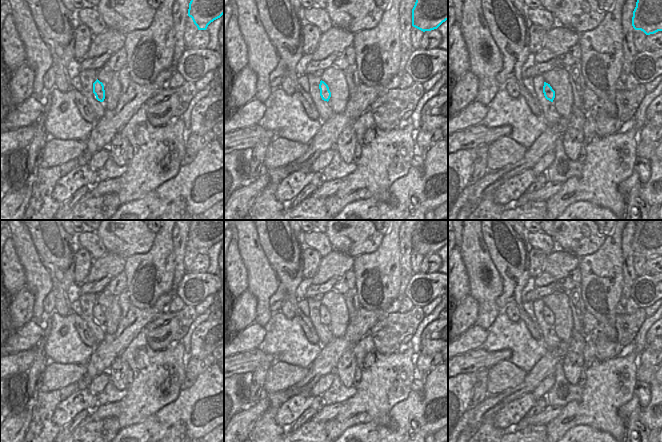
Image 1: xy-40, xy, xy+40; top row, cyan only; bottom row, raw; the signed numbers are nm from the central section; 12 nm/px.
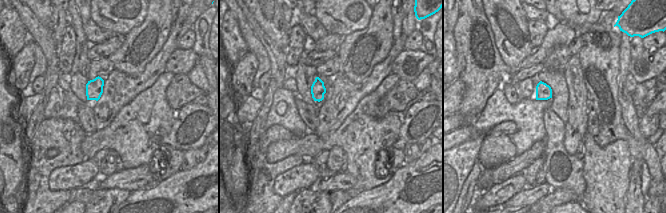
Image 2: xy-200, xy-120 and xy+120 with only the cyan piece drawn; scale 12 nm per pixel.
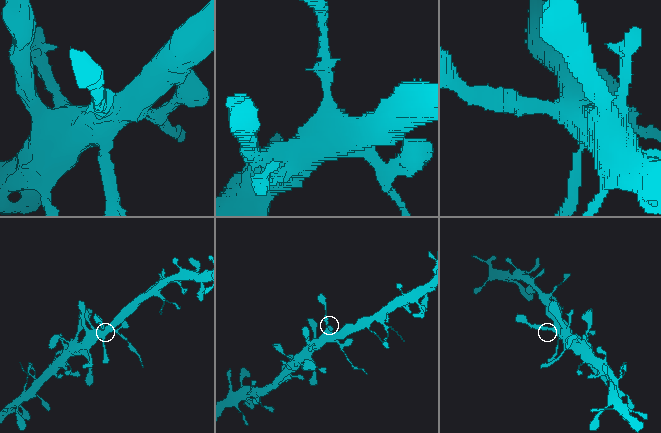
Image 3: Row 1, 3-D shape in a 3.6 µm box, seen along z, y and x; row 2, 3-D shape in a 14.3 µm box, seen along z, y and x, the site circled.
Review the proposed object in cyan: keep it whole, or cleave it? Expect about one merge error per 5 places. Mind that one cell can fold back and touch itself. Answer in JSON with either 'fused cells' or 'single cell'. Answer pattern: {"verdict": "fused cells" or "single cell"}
{"verdict": "single cell"}

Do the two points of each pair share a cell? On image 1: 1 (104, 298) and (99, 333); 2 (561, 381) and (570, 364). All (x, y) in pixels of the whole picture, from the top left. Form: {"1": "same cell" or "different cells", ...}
{"1": "different cells", "2": "different cells"}

